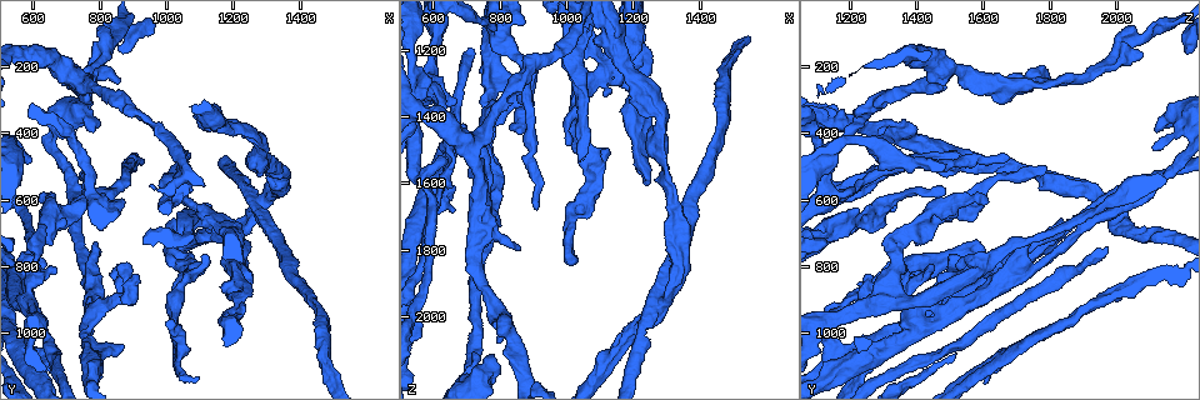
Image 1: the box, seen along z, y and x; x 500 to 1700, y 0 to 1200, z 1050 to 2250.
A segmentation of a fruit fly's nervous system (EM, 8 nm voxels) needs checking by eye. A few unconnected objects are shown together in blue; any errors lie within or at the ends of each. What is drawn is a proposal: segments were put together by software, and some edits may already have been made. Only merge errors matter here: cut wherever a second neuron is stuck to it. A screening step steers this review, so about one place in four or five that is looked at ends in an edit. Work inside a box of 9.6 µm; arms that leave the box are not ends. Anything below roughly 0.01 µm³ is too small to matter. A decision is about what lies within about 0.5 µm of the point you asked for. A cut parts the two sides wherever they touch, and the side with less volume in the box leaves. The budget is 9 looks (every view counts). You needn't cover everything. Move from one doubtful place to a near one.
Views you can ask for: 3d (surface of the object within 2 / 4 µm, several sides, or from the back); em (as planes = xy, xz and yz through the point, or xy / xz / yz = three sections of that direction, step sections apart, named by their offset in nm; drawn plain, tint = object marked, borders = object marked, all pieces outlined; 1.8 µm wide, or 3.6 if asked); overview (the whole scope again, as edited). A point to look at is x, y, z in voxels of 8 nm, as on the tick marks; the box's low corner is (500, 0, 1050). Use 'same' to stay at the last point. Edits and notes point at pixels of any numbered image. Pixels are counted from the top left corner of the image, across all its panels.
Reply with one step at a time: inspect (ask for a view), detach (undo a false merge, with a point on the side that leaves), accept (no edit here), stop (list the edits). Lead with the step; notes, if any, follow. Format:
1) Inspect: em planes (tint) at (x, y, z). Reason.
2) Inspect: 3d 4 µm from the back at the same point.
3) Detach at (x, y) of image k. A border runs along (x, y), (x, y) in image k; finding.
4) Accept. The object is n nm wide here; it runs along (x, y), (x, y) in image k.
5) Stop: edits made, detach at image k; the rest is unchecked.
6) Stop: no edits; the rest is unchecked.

Inspect: 3d 4 µm at (1230, 390, 1310). Arms part here.

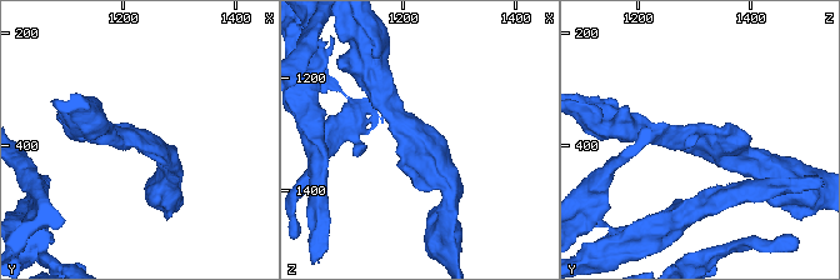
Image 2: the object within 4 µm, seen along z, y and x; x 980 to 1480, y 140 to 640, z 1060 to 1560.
Inspect: em planes (tint) at (1240, 385, 1305). Need the tissue.

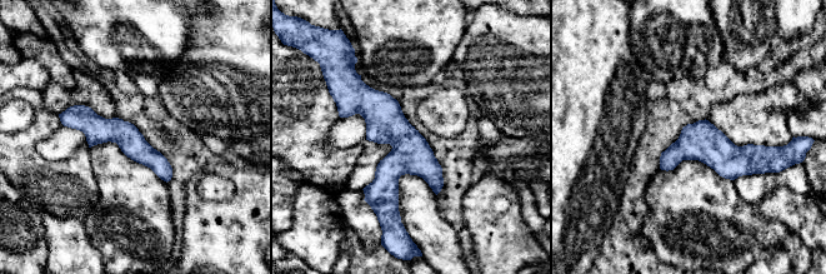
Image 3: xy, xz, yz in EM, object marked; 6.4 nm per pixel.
Accept. The object is 170 nm wide here; it runs along (360, 84), (398, 133), (393, 210) in image 3; one neuron here.

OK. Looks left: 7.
Inspect: em planes (tint) at (1150, 660, 1210).

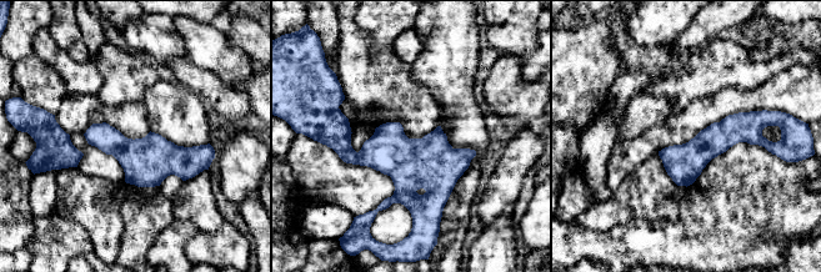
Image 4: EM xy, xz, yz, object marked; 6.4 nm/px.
Accept. It runs along (766, 144), (721, 135), (695, 155), (662, 155) in image 4; all the same neuron.

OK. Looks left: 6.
Inspect: em planes (plain) at (1080, 830, 1500). A fork.

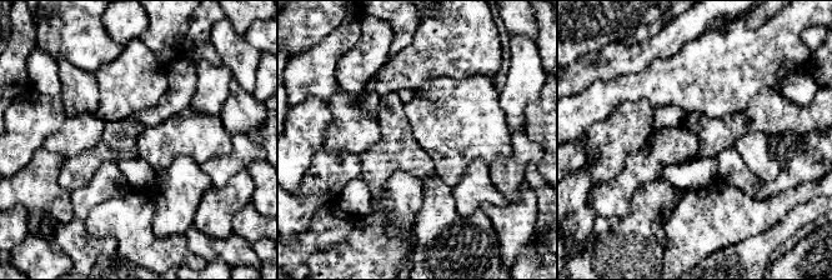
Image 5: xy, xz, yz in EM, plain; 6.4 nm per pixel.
Inspect: em planes (tint) at the same point. With the object marked.

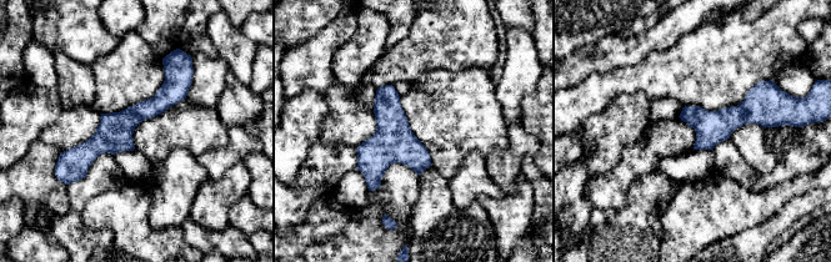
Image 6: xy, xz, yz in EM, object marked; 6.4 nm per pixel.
Accept. The object is 220 nm wide here; all the same neuron.

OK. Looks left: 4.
Inspect: 3d 2 µm at (690, 650, 1470). Four-way junction.

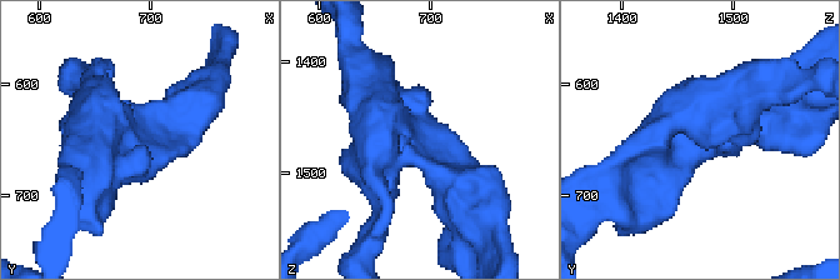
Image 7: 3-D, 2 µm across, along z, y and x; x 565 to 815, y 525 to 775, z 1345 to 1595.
Inspect: em planes (plain) at (690, 656, 1472).

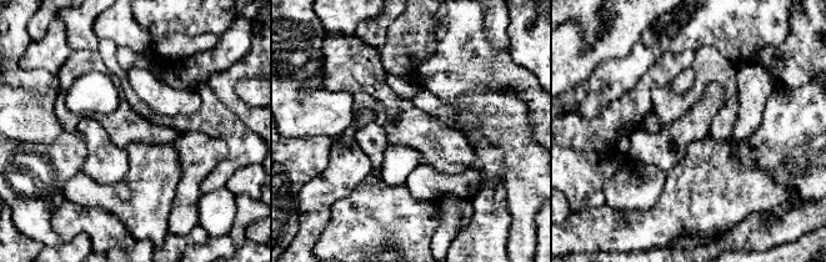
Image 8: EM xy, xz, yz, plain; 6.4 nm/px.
Inspect: em planes (tint) at the same point. Where the object lies.

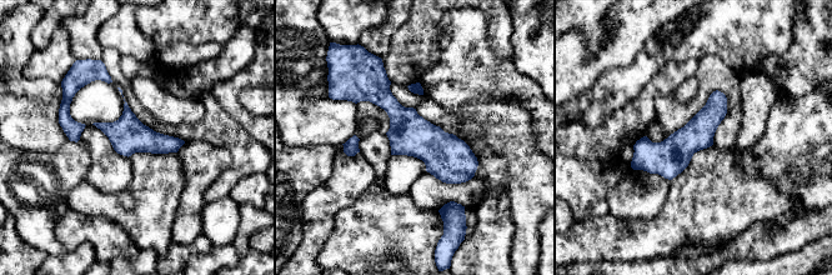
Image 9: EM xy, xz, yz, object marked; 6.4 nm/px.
Accept. The object is 220 nm wide here; it runs along (376, 75), (377, 91), (467, 176) in image 9; one neuron here.

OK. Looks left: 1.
Stop: no edits; the rest is unchecked.

